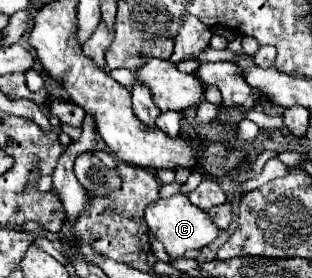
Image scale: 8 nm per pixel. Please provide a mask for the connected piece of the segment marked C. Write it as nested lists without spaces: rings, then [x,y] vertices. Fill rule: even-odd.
[[[178,192],[170,198],[160,198],[154,204],[150,204],[144,210],[144,220],[152,234],[164,244],[168,256],[172,258],[184,258],[188,250],[200,250],[206,244],[210,244],[218,236],[218,228],[212,224],[206,212],[202,212],[198,206],[194,206],[186,194]]]

